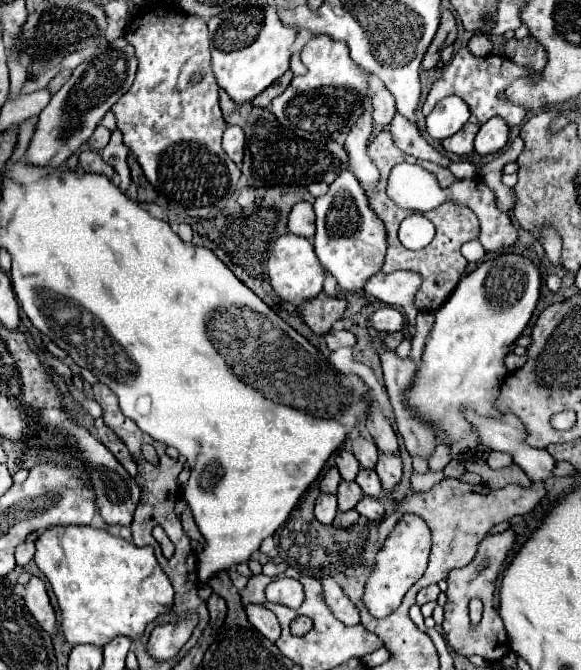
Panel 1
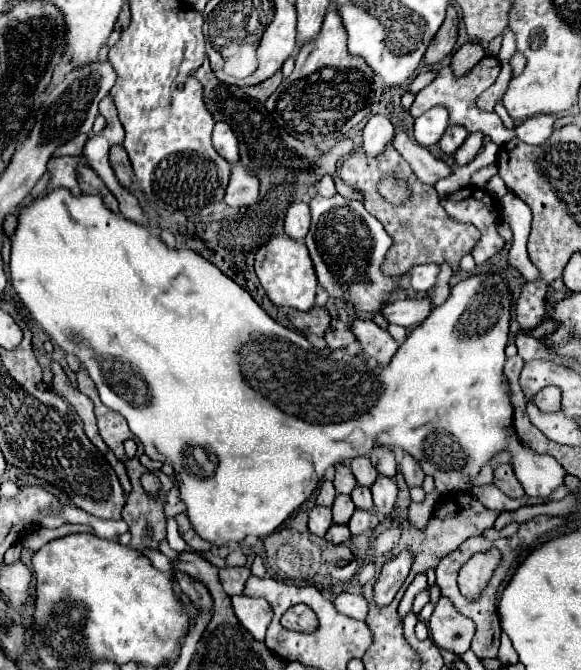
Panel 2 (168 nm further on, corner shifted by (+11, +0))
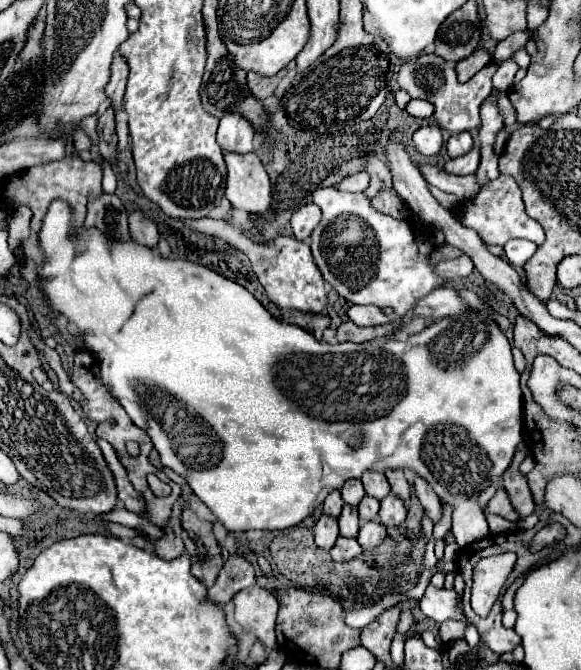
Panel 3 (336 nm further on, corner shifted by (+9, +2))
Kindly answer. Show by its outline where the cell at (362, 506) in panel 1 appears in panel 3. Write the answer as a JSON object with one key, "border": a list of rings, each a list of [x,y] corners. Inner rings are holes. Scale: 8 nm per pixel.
{"border":[[[366,520],[360,524],[358,532],[358,542],[362,548],[374,548],[380,544],[380,540],[386,536],[386,526],[378,520]]]}

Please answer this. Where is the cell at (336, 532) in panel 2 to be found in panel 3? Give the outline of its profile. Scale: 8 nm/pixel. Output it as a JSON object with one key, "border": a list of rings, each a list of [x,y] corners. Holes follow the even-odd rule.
{"border":[[[338,536],[336,544],[334,544],[332,550],[330,550],[330,556],[332,556],[336,562],[342,562],[342,560],[350,560],[350,558],[360,556],[360,552],[362,552],[362,548],[360,548],[360,544],[356,542],[356,538]]]}

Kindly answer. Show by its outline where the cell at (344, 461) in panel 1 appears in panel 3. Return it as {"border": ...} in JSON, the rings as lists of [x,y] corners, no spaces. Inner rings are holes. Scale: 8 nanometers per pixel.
{"border":[[[354,478],[354,480],[348,480],[348,482],[340,488],[340,492],[342,492],[342,500],[344,500],[346,504],[358,506],[358,500],[362,500],[362,496],[364,496],[364,486],[362,486],[362,482],[360,482],[358,478]]]}

